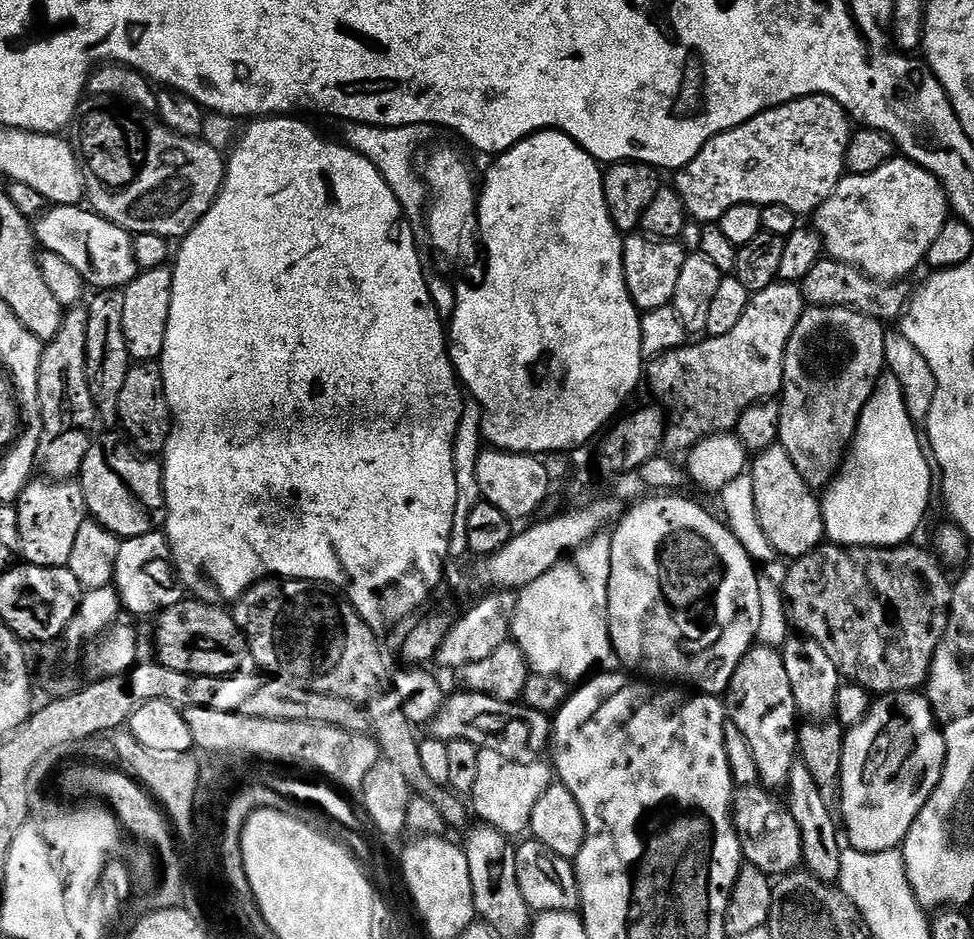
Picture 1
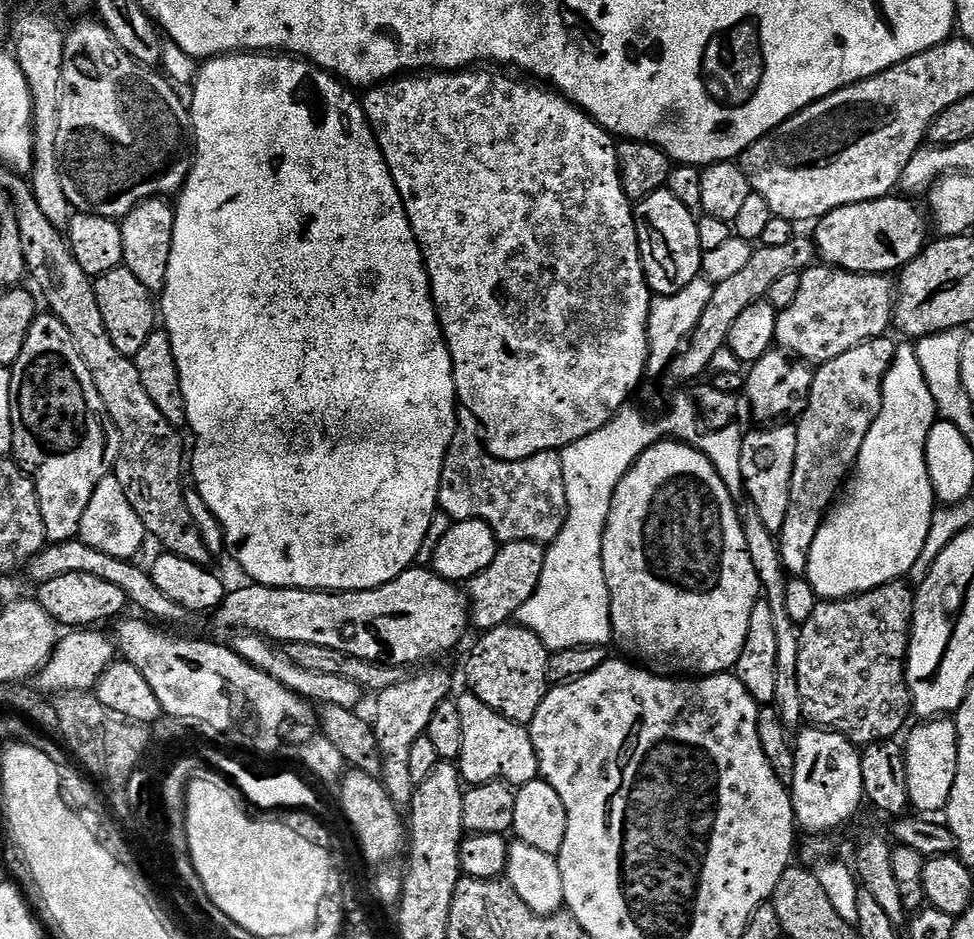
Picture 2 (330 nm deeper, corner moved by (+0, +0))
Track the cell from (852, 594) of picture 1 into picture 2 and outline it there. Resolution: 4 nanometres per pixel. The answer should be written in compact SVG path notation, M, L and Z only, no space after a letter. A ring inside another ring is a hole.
M904 582L883 584L869 592L859 592L857 596L847 596L845 600L820 600L814 614L805 624L799 625L800 641L798 642L798 690L802 694L802 710L804 720L817 728L826 728L830 732L837 732L848 739L851 744L863 746L873 744L879 740L890 740L899 737L899 732L905 731L904 723L912 712L912 695L908 689L908 679L904 673L908 658L908 637L912 630L912 611L916 605L913 589Z

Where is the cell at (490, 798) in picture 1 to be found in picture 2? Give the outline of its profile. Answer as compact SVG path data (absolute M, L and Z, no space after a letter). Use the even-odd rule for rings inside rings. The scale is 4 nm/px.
M471 694L459 697L456 705L462 717L462 754L458 767L465 785L505 780L508 784L519 786L540 776L536 748L525 725L510 722Z

